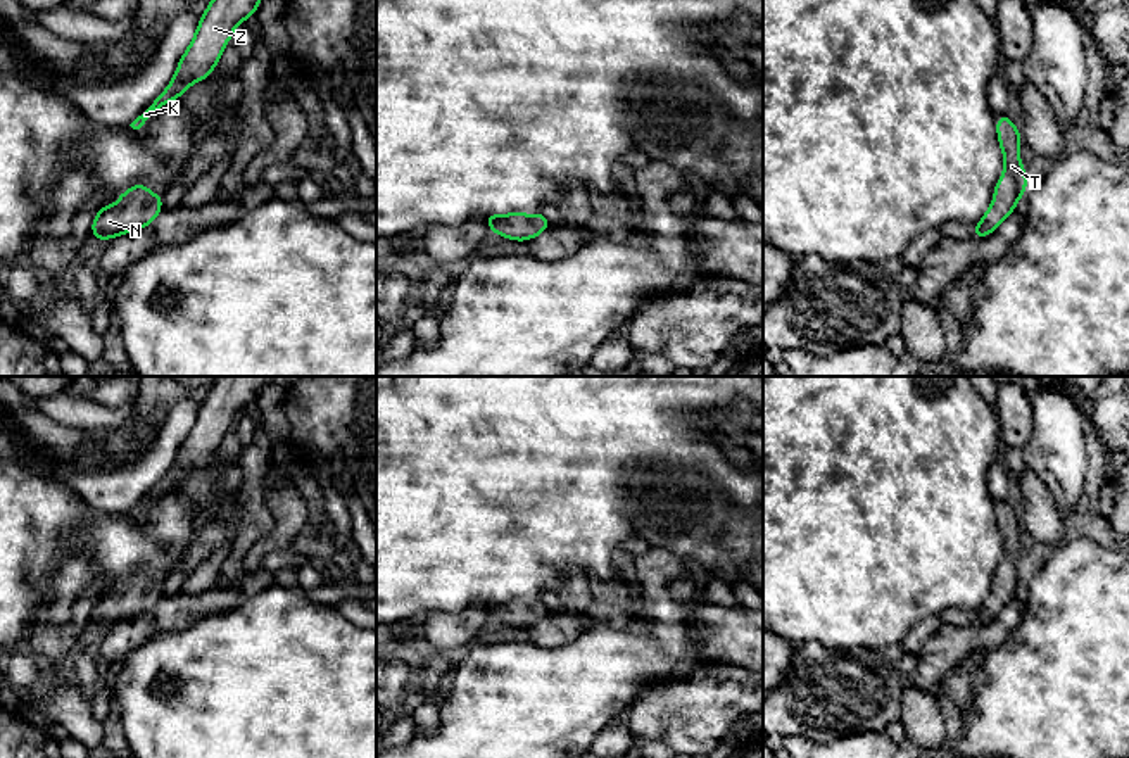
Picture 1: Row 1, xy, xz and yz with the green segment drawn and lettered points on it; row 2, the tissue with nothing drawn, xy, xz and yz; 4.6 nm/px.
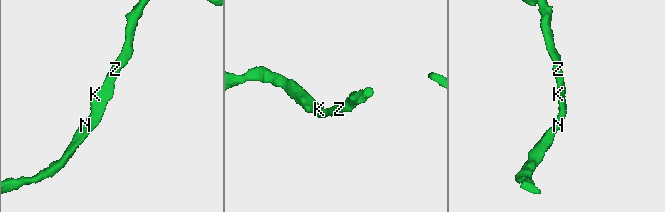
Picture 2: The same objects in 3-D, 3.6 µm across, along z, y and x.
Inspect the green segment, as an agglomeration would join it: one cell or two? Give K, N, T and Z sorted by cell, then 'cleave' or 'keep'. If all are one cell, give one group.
K N T Z | keep

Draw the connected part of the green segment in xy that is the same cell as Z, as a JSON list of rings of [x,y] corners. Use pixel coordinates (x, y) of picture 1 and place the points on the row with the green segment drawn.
[[[211,0],[169,86],[129,126],[140,129],[162,105],[183,95],[192,83],[207,79],[237,24],[254,16],[259,2]]]

